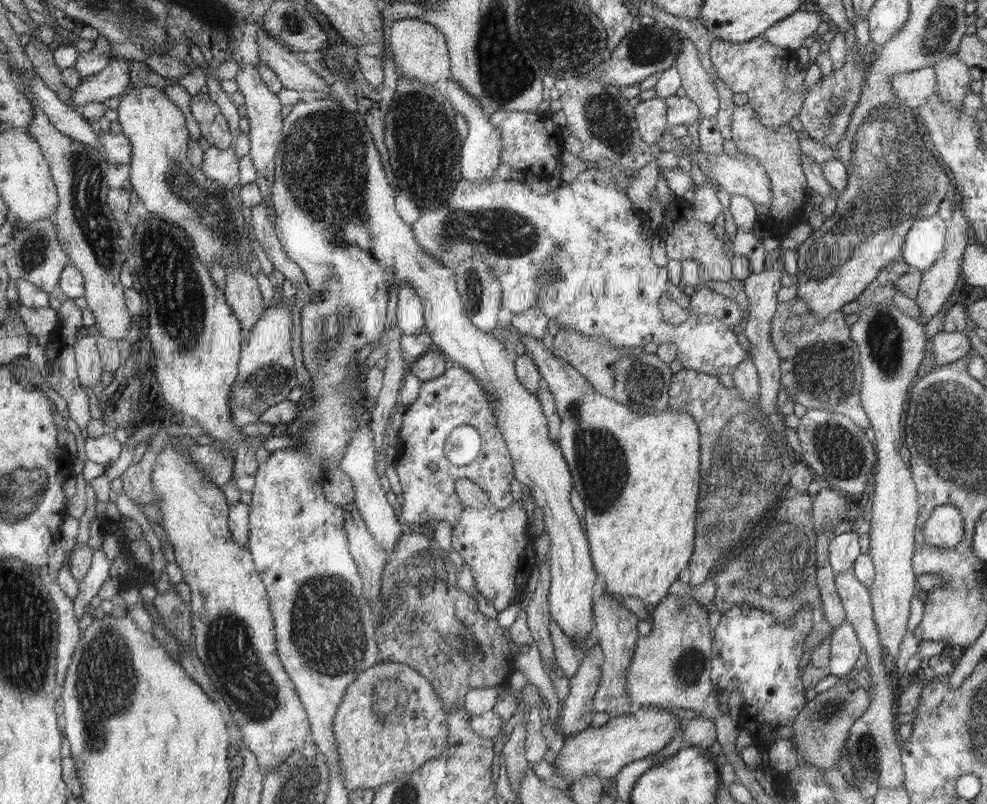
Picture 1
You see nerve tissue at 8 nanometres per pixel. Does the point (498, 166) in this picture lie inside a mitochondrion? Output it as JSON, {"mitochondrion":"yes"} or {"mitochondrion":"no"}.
{"mitochondrion":"no"}

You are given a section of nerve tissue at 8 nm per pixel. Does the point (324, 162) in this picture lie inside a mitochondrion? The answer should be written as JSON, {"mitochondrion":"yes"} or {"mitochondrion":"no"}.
{"mitochondrion":"yes"}

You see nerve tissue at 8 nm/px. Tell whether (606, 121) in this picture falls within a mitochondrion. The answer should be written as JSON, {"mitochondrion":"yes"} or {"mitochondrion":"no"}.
{"mitochondrion":"yes"}

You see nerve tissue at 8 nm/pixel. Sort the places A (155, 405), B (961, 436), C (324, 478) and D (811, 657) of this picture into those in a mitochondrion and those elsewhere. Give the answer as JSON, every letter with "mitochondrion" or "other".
{"A":"other","B":"mitochondrion","C":"other","D":"other"}

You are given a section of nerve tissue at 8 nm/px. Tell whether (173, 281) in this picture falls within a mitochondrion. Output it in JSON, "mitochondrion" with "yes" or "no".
{"mitochondrion":"yes"}

